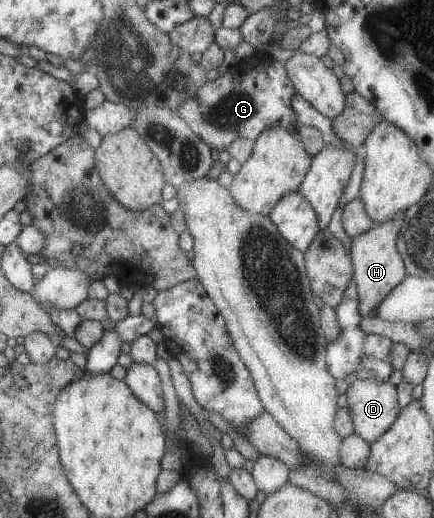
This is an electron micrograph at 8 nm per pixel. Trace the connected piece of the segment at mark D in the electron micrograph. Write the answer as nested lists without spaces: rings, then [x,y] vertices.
[[[356,380],[348,385],[345,394],[353,433],[368,443],[378,439],[401,410],[396,402],[396,386],[390,382]]]

